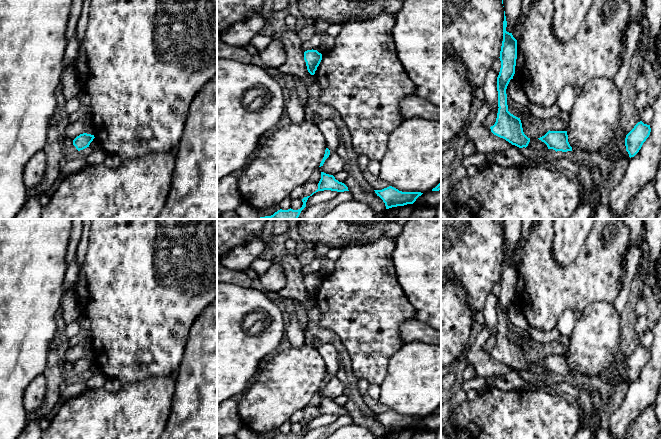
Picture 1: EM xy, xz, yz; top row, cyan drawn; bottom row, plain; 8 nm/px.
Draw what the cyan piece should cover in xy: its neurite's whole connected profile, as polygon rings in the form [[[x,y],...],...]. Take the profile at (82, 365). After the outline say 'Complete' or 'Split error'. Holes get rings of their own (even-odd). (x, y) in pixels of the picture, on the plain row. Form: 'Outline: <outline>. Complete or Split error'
Outline: [[[83,357],[73,364],[73,369],[78,375],[80,375],[89,371],[90,367],[93,365],[94,362],[94,359]]]. Complete

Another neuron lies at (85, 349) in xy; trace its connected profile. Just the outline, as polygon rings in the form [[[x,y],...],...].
[[[90,340],[70,347],[66,351],[64,362],[74,364],[77,360],[83,357],[95,359],[95,351]]]

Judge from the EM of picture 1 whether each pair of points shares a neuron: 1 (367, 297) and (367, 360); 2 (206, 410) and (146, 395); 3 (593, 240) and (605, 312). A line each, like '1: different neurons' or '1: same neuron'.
1: same neuron
2: different neurons
3: different neurons

